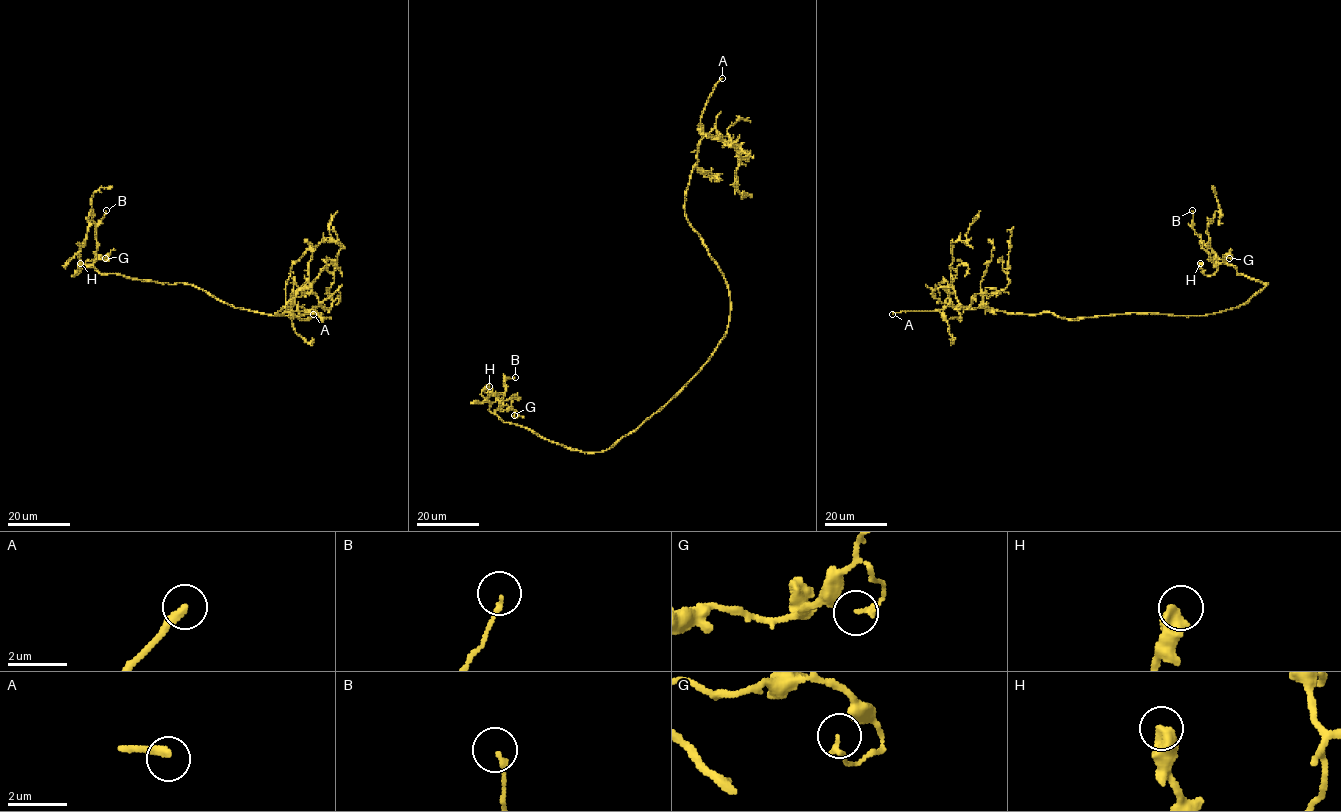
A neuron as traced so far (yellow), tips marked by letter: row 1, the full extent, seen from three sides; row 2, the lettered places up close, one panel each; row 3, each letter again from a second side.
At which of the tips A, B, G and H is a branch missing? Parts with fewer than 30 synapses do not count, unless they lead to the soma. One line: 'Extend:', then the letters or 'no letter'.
Extend: A

